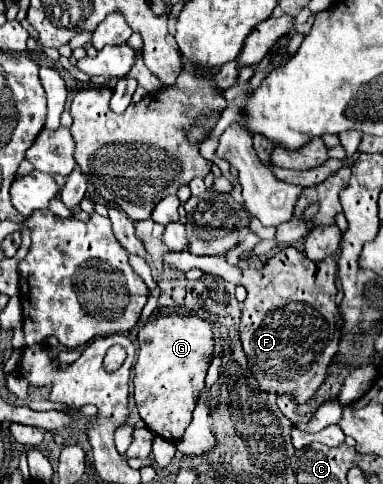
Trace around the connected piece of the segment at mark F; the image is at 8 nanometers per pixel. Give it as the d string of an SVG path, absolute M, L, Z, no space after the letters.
M288 246L276 250L262 268L238 268L228 264L226 256L190 256L188 252L166 252L164 254L164 266L188 272L188 270L202 270L214 276L220 276L232 284L240 284L246 288L248 296L244 300L242 308L242 320L240 320L240 342L244 346L244 352L248 356L248 364L258 380L260 386L270 386L270 392L276 396L290 394L296 404L304 404L324 382L328 368L332 364L332 358L338 352L340 342L340 314L336 304L336 260L326 258L322 262L312 262L306 258L304 252Z

